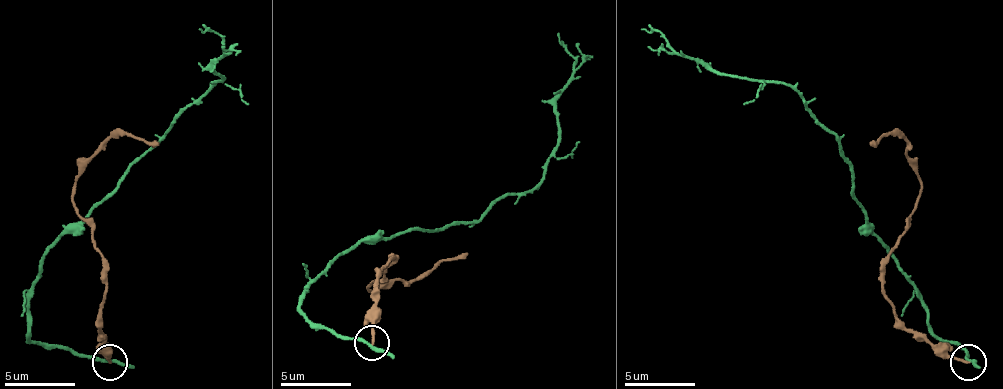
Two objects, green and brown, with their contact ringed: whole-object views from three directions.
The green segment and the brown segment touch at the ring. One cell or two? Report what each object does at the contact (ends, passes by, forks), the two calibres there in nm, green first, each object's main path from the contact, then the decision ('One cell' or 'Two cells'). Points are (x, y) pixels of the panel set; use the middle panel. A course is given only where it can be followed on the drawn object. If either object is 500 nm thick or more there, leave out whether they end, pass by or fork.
At the ring green passes by. At the ring brown ends. Thickness 240 nm (green) against 200 nm. Course of green: (371, 345), (337, 338), (301, 310), (302, 296), (362, 240), (474, 222), (541, 180), (576, 60), (557, 32). Course of brown: (371, 342), (378, 271), (393, 257), (397, 257), (385, 271), (384, 278), (367, 289), (374, 292), (466, 254). Two cells

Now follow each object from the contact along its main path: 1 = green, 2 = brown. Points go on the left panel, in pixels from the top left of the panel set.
1: (109, 363), (30, 342), (27, 303), (41, 261), (65, 233), (222, 77), (223, 39), (198, 28)
2: (108, 363), (98, 317), (106, 257), (72, 201), (76, 180), (112, 137), (132, 134), (158, 144)

